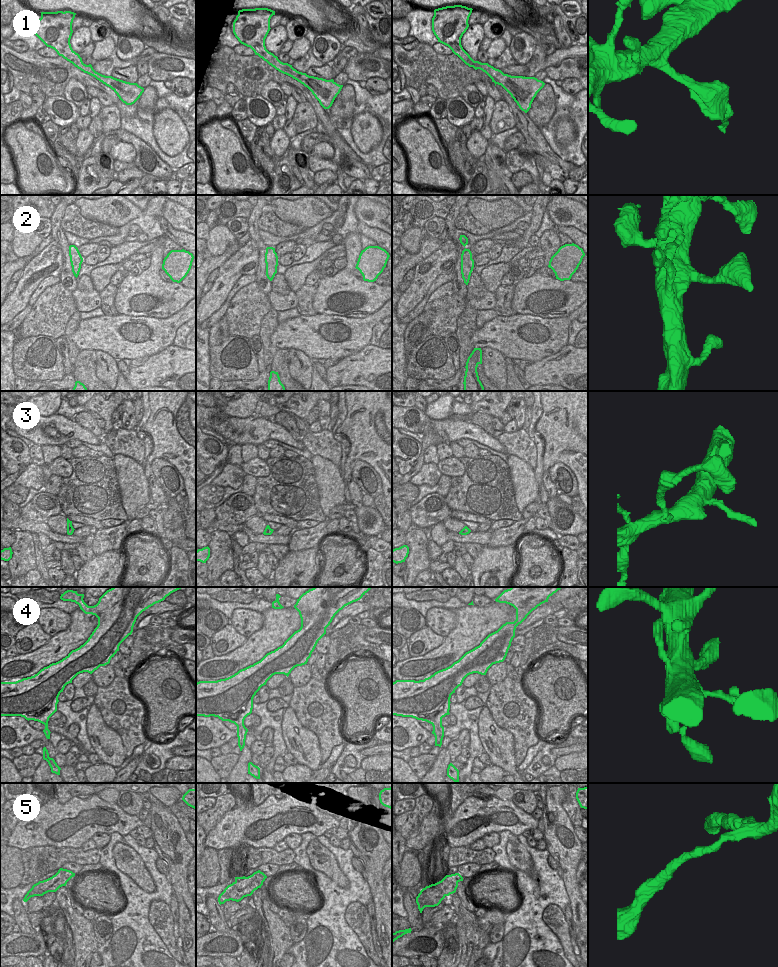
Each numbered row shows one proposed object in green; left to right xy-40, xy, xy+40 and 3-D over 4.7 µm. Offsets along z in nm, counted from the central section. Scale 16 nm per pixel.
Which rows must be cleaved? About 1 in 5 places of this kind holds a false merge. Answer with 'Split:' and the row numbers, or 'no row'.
Split: 1.

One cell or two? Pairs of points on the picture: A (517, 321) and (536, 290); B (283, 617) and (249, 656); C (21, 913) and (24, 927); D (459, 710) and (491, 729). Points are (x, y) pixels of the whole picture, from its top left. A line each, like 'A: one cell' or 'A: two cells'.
A: two cells
B: one cell
C: one cell
D: two cells

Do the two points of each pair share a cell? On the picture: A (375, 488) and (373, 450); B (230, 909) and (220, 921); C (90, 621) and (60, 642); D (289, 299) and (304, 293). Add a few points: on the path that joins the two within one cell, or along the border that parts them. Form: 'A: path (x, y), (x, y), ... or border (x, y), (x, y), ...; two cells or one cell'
A: border (354, 462), (365, 461), (377, 473), (381, 483); two cells
B: border (220, 905), (227, 922); two cells
C: path (83, 626), (67, 640); one cell
D: border (294, 292), (297, 298), (296, 307); two cells

